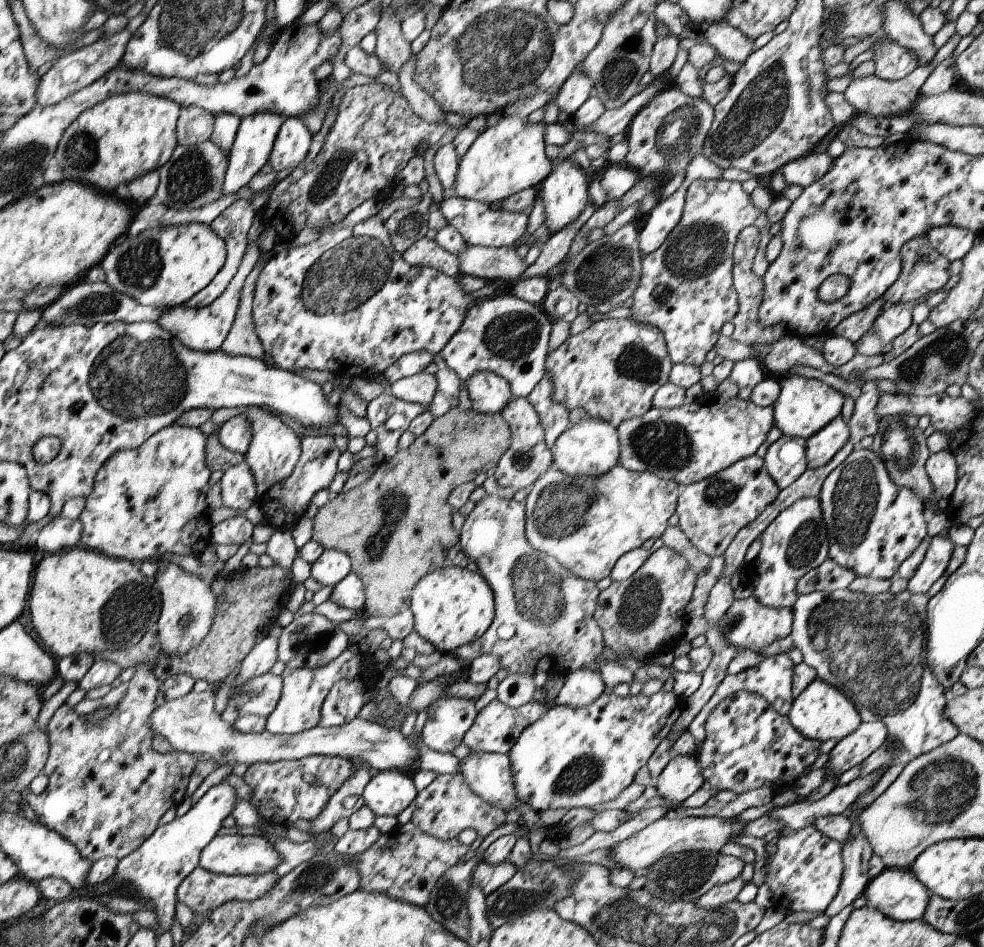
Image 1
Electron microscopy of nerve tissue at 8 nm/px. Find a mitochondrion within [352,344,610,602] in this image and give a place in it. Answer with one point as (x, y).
(563, 508)

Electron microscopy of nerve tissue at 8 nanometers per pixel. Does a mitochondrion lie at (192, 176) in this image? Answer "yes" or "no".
yes

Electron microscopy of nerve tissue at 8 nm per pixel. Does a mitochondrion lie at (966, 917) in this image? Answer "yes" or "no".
yes

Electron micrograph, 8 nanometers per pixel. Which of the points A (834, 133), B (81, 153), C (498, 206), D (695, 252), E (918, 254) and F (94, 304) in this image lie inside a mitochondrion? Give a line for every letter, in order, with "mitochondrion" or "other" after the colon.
A: other
B: mitochondrion
C: other
D: mitochondrion
E: mitochondrion
F: mitochondrion

